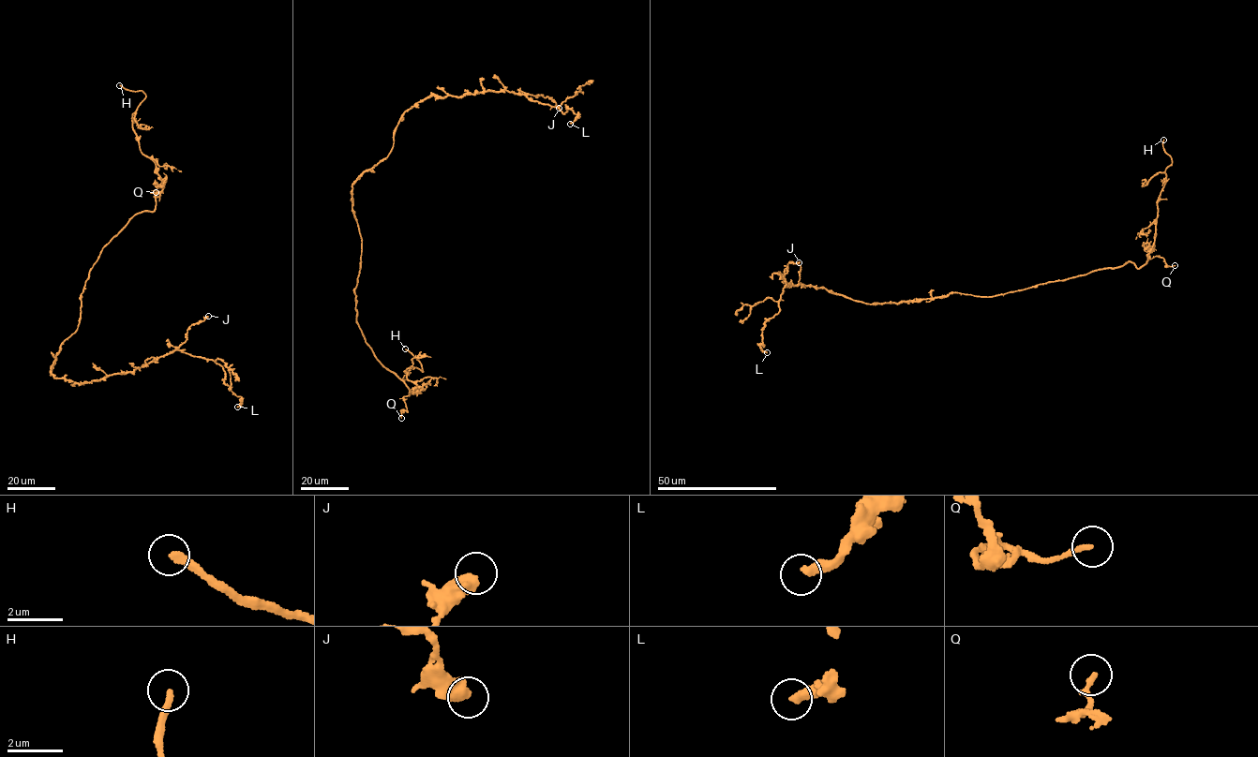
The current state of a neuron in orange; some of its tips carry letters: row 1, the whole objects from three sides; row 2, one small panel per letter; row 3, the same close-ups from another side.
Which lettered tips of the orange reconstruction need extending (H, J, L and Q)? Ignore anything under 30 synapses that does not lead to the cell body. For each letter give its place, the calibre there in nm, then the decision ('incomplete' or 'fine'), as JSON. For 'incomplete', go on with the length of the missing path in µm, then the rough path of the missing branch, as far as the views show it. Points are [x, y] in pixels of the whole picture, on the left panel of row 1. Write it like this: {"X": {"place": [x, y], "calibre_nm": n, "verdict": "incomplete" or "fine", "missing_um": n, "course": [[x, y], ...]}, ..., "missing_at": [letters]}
{"H": {"place": [119, 85], "calibre_nm": 240, "verdict": "incomplete", "missing_um": 15, "course": [[119, 85], [111, 66], [108, 67]]}, "J": {"place": [208, 316], "calibre_nm": 500, "verdict": "fine"}, "L": {"place": [237, 407], "calibre_nm": 360, "verdict": "fine"}, "Q": {"place": [156, 192], "calibre_nm": 180, "verdict": "fine"}, "missing_at": ["H"]}

